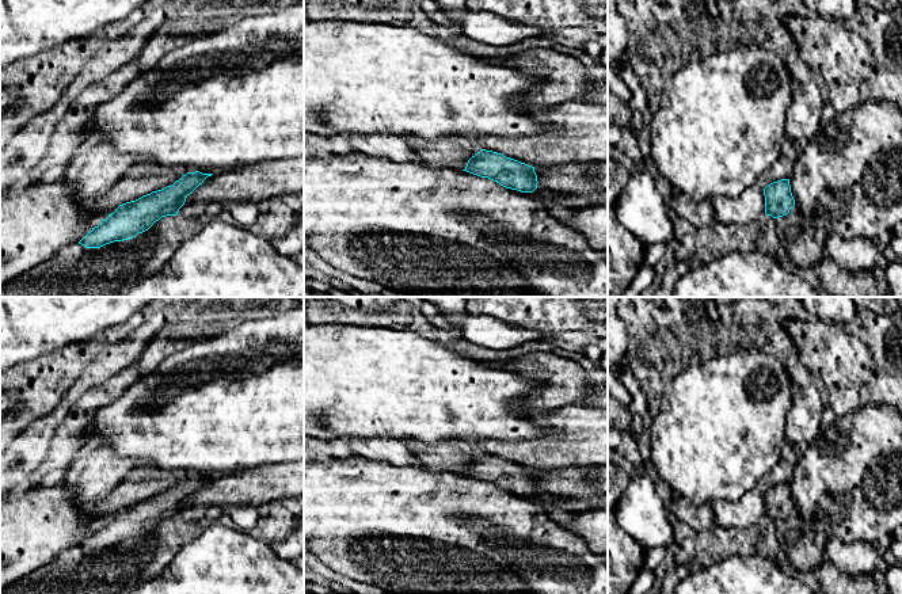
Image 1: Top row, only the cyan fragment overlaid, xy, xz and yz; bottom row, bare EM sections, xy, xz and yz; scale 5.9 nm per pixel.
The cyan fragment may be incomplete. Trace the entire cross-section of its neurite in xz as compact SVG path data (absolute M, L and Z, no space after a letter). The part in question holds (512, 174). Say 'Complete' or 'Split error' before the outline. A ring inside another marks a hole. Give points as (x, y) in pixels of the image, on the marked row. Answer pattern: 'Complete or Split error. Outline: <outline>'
Split error. Outline: M480 149L468 160L463 171L488 178L506 189L528 193L541 199L553 199L556 197L549 190L534 191L538 183L534 167L498 152Z

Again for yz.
Complete. Outline: M781 179L768 184L764 189L765 214L779 218L787 216L795 206L795 199L791 193L789 179Z

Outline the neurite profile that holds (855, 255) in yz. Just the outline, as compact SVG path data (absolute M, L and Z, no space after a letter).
M830 232L825 248L830 259L842 270L853 274L878 270L876 256L879 250L874 240L863 237L844 239Z

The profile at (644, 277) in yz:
M642 264L627 290L620 297L639 297L643 290L652 283L654 275L654 267Z

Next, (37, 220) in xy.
M24 183L0 190L0 286L50 260L61 248L79 243L92 231L92 218L109 214L81 209L76 194L64 183Z

